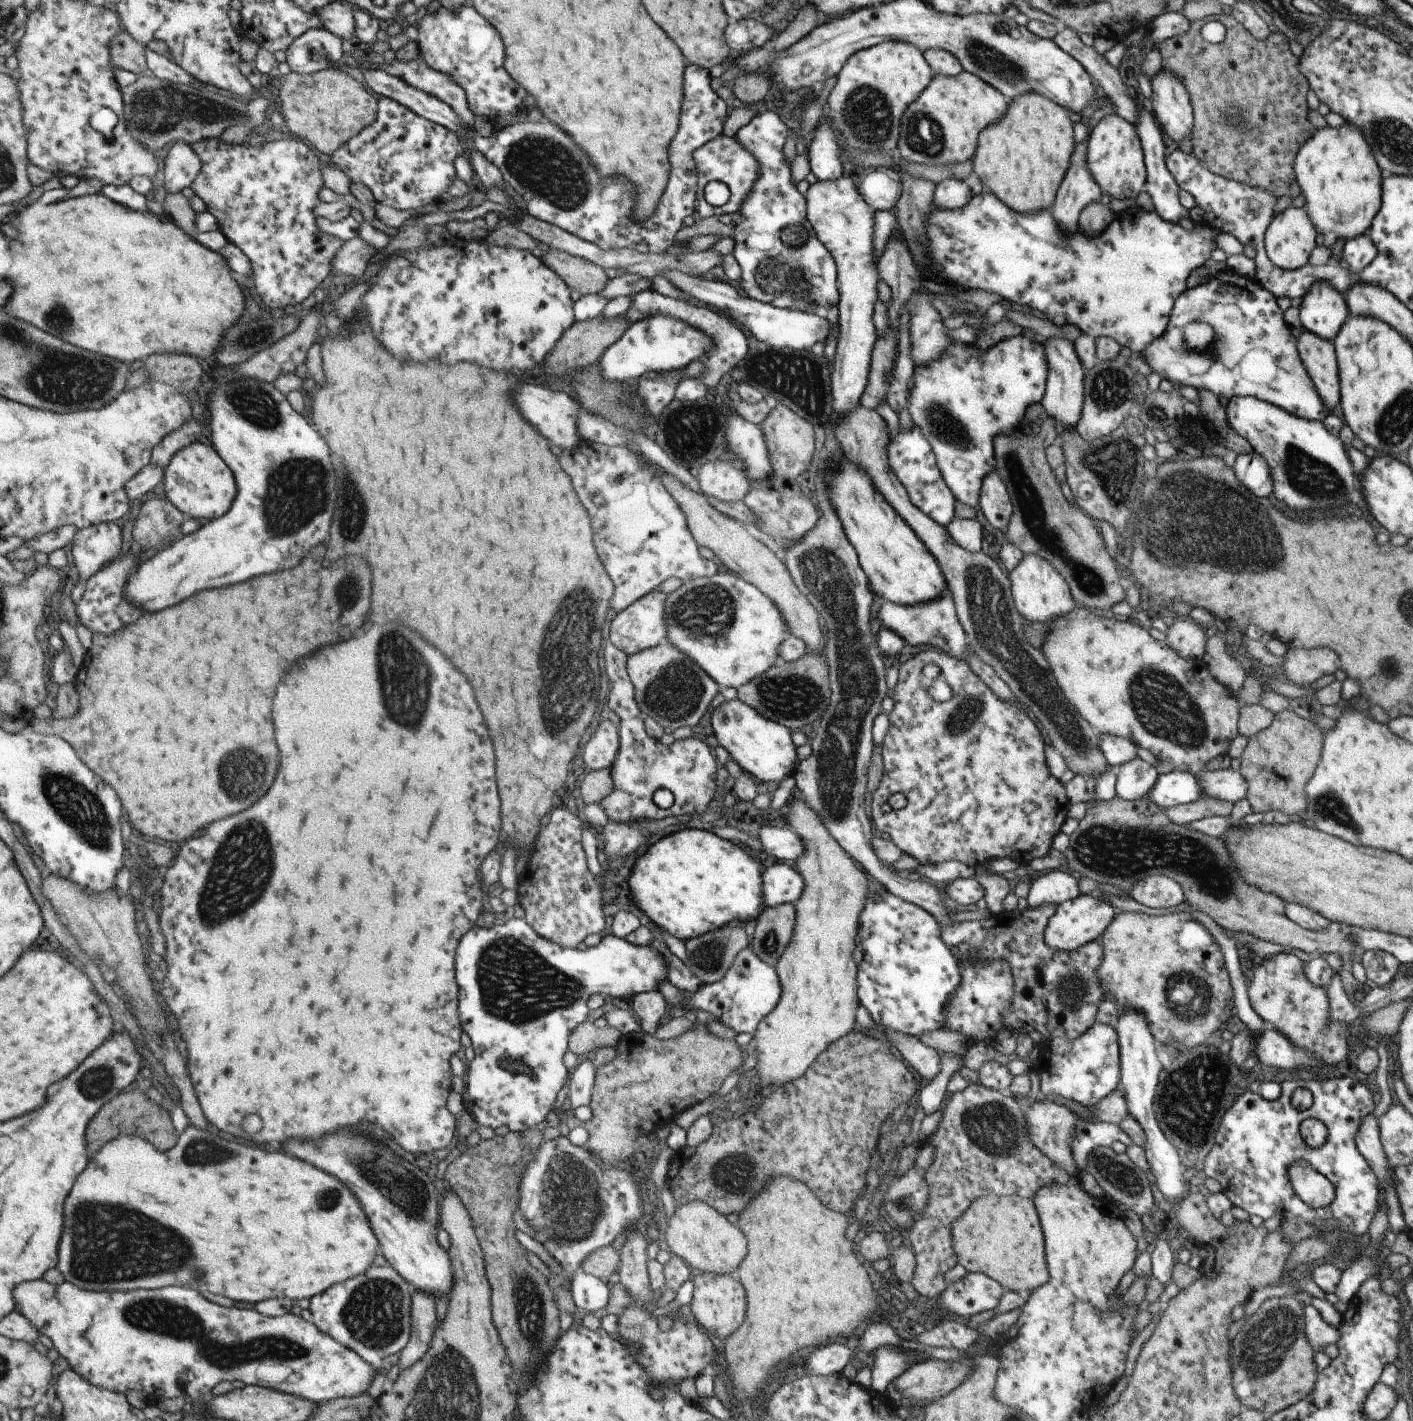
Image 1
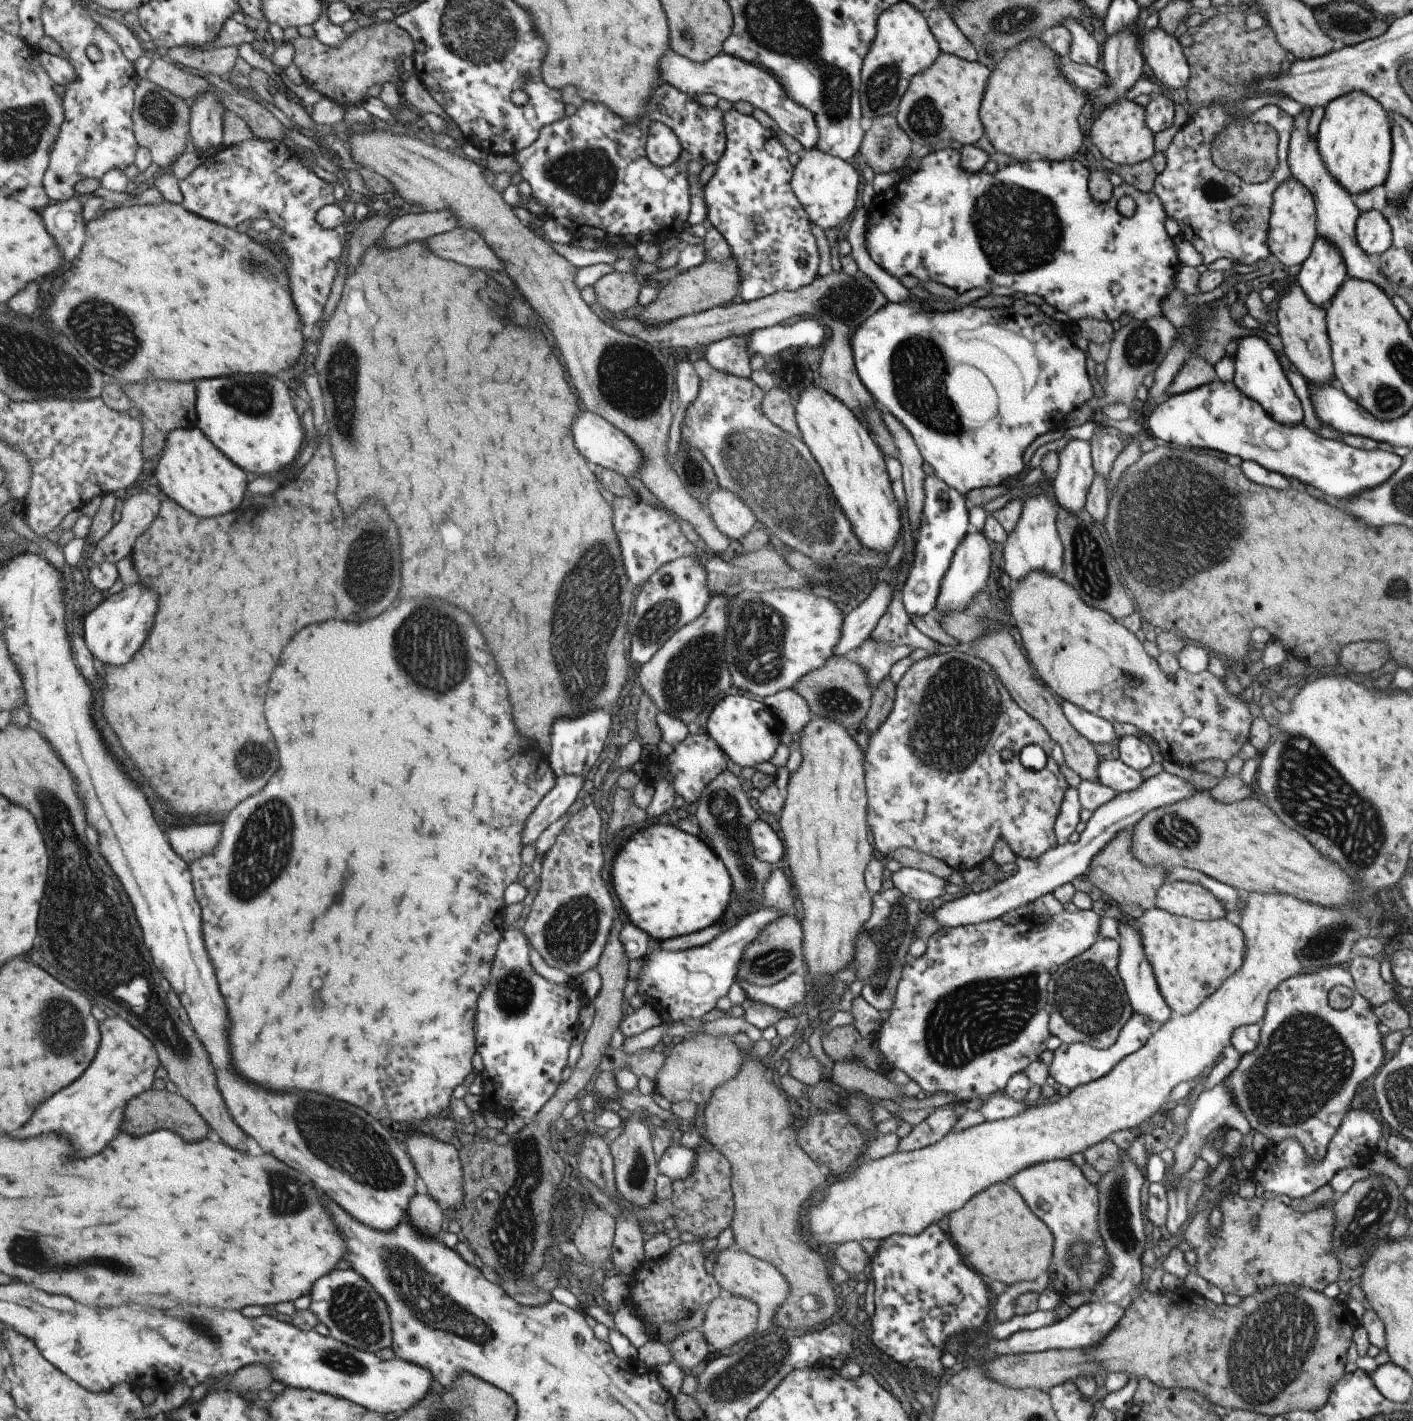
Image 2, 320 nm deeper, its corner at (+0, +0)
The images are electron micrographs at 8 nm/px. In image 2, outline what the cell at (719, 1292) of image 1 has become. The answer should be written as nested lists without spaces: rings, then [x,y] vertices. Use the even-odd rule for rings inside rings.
[[[722,1293],[708,1302],[701,1334],[712,1351],[725,1350],[753,1334],[757,1310],[749,1299]]]

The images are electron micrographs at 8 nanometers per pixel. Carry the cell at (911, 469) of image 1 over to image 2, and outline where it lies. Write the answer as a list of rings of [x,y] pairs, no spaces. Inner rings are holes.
[[[935,475],[924,478],[923,490],[923,512],[920,516],[920,529],[913,548],[914,559],[900,590],[902,605],[909,618],[911,615],[933,614],[936,598],[940,591],[939,582],[944,577],[955,547],[970,531],[969,507],[965,507],[964,496],[949,488]]]

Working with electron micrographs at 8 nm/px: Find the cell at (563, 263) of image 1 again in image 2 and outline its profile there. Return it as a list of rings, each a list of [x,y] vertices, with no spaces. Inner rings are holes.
[[[613,271],[596,280],[592,286],[595,302],[609,312],[630,313],[638,307],[636,300],[641,286],[633,273]]]

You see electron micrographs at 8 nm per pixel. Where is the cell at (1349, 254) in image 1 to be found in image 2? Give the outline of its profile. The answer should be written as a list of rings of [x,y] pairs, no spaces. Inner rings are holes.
[[[1379,210],[1360,212],[1354,222],[1354,235],[1359,248],[1366,254],[1381,254],[1390,247],[1390,226]]]

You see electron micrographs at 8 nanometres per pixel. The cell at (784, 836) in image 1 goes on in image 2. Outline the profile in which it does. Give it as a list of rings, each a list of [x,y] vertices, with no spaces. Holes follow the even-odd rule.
[[[758,817],[748,826],[747,836],[751,843],[752,853],[764,863],[774,866],[784,854],[782,839],[775,831]]]

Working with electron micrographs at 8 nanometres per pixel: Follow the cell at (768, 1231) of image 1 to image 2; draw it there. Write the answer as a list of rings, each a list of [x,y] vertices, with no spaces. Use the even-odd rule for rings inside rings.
[[[744,1033],[732,1036],[732,1040],[739,1049],[744,1051],[744,1059],[738,1068],[738,1073],[726,1083],[715,1087],[708,1096],[701,1118],[703,1118],[703,1132],[708,1146],[723,1155],[730,1166],[730,1189],[734,1212],[730,1227],[734,1246],[750,1254],[752,1257],[772,1264],[781,1276],[788,1282],[789,1292],[784,1303],[774,1314],[773,1326],[780,1332],[790,1332],[792,1328],[816,1328],[816,1324],[823,1323],[836,1311],[834,1292],[828,1272],[823,1260],[811,1251],[801,1240],[799,1234],[799,1210],[805,1208],[804,1202],[812,1192],[825,1185],[826,1172],[814,1160],[805,1154],[798,1145],[795,1126],[792,1125],[793,1114],[784,1093],[779,1092],[774,1068],[768,1061],[752,1059],[750,1051],[752,1044]]]

